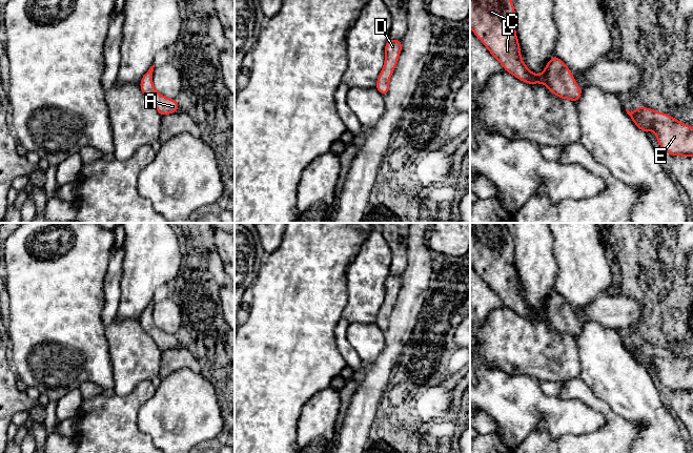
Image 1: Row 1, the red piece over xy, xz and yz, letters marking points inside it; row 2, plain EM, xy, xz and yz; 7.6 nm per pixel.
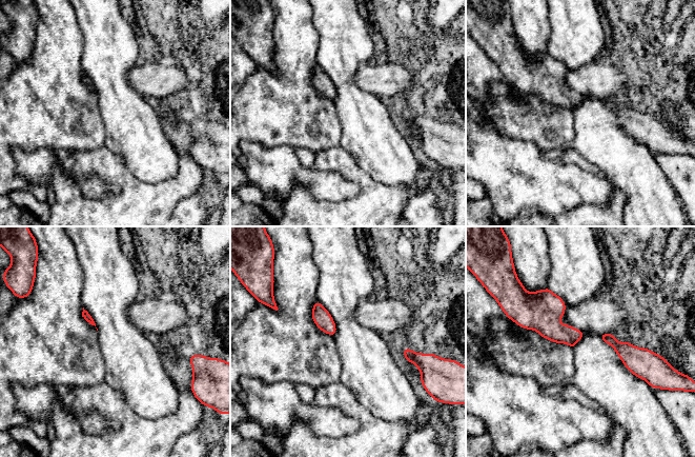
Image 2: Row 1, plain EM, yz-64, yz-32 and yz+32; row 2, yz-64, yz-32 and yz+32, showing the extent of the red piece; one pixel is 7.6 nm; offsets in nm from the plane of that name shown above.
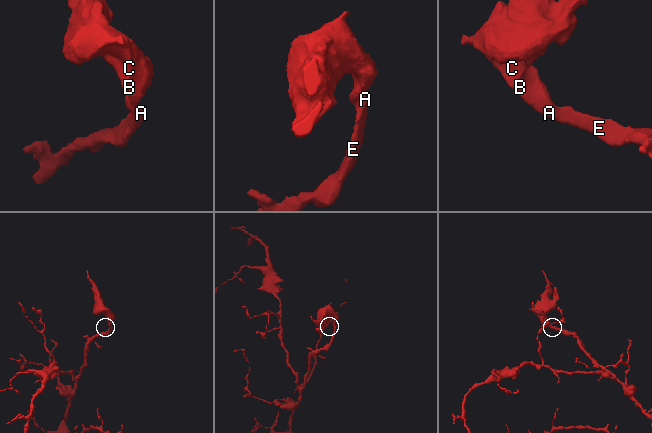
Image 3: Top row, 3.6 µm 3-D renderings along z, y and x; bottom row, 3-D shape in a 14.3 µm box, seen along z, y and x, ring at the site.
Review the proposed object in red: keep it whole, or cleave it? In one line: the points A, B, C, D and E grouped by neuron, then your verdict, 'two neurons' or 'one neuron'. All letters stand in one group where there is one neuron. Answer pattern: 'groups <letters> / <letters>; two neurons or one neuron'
groups A B C D E; one neuron

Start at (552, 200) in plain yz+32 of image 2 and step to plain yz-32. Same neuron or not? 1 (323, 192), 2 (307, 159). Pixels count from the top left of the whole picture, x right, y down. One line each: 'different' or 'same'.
1: same
2: different

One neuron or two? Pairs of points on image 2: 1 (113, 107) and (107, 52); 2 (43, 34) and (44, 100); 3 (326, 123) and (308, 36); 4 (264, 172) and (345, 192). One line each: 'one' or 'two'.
1: one
2: one
3: one
4: one

